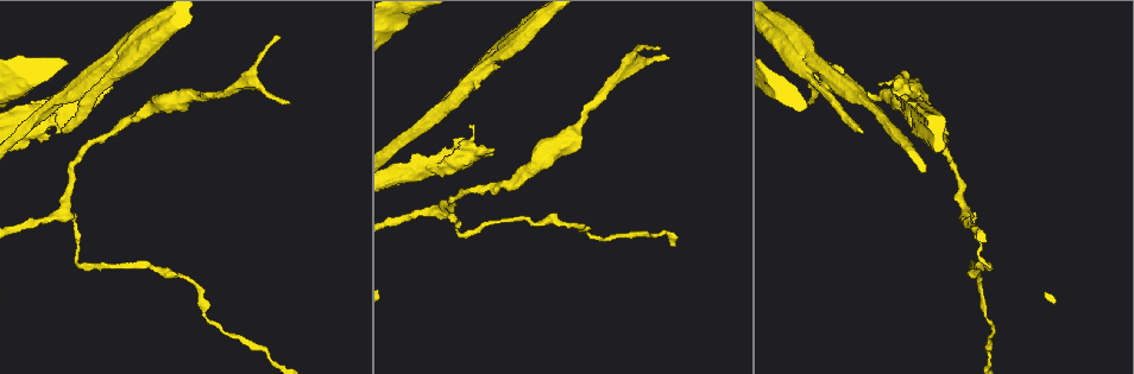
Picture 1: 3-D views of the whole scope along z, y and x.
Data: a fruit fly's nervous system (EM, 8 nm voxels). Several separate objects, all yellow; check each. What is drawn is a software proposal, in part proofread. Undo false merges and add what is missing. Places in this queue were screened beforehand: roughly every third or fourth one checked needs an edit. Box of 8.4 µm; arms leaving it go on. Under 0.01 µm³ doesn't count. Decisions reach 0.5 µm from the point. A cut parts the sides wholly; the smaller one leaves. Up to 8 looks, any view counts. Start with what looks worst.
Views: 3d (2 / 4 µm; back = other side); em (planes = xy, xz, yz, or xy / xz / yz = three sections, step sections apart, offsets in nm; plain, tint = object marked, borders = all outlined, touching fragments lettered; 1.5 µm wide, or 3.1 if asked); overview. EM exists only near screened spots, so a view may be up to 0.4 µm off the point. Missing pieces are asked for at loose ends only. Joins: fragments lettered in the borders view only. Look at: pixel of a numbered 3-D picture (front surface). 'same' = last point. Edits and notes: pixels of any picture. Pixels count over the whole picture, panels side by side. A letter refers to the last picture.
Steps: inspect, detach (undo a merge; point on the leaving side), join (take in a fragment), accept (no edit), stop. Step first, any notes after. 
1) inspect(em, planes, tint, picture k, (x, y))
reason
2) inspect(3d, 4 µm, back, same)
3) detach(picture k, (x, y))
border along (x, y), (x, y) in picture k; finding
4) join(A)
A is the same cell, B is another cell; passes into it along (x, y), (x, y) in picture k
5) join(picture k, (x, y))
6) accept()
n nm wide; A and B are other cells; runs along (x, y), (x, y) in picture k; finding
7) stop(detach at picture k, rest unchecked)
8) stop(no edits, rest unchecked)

inspect(em, planes, tint, picture 1, (862, 131))
branch stops here

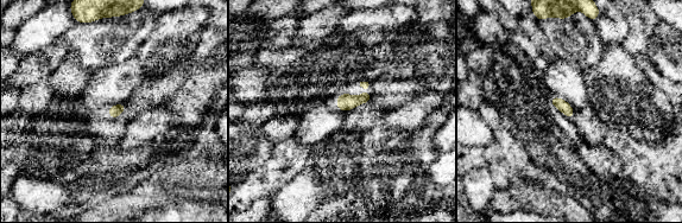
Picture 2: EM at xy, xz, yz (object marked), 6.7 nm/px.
inspect(em, planes, borders, same)

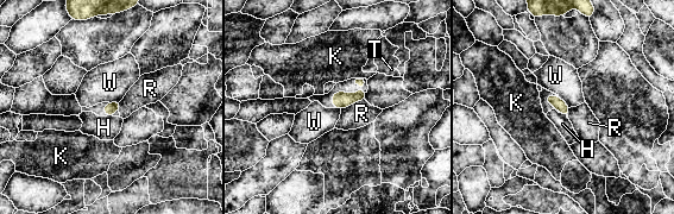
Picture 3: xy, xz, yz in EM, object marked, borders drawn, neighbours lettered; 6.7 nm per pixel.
join(H)
H is the same cell, K, R, T and W are other cells; the neuron continues

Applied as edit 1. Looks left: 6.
inspect(3d, 2 µm, picture 1, (278, 37))

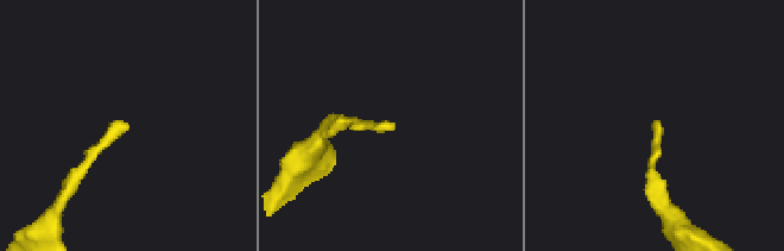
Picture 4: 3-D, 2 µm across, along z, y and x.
inspect(em, planes, plain, picture 4, (657, 122))

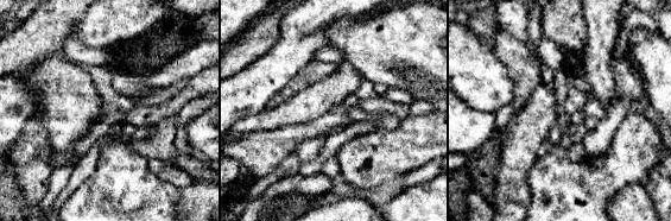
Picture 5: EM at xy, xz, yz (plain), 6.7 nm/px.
inspect(em, planes, borders, same)

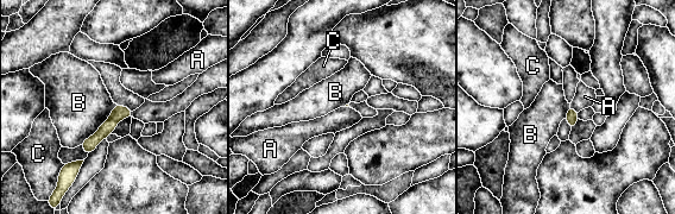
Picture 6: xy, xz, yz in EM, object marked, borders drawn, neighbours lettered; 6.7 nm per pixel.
accept()
A, B and C are other cells; runs along (128, 112), (122, 112), (88, 150) in picture 6; none of them fits

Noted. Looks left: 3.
stop(join at picture 3, rest unchecked)

